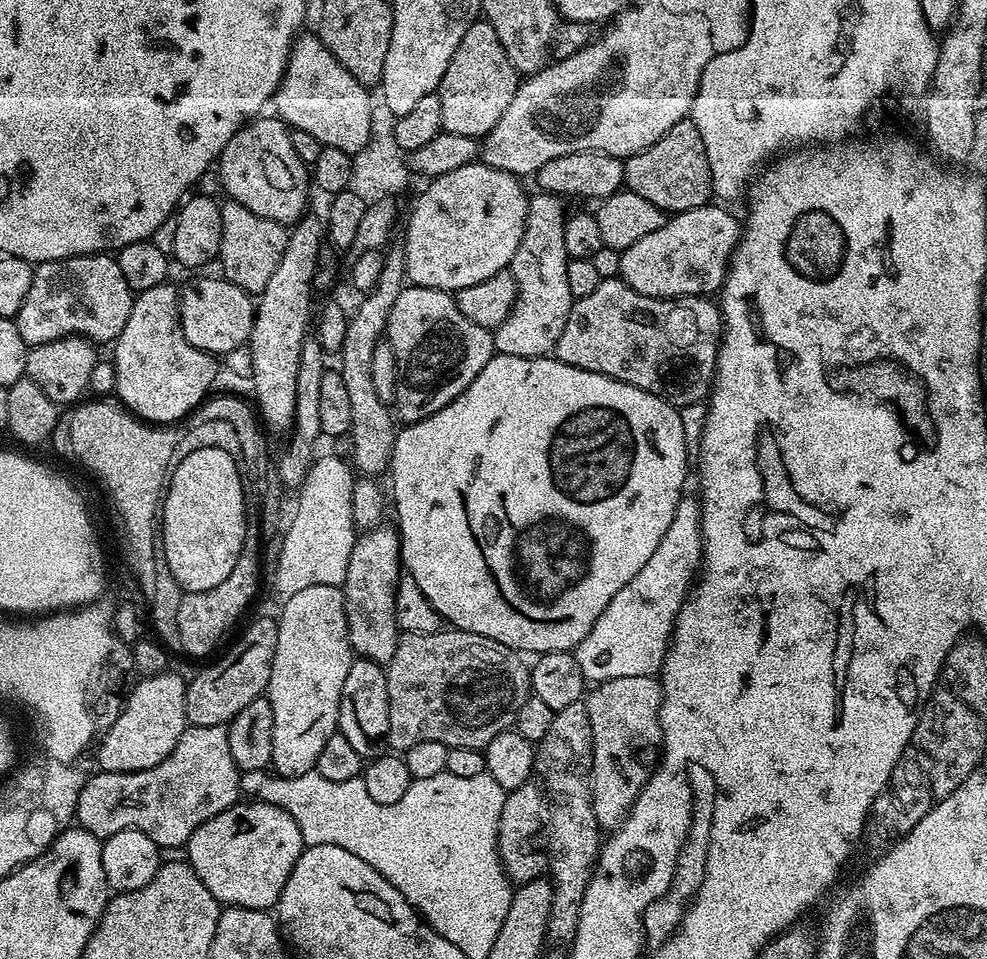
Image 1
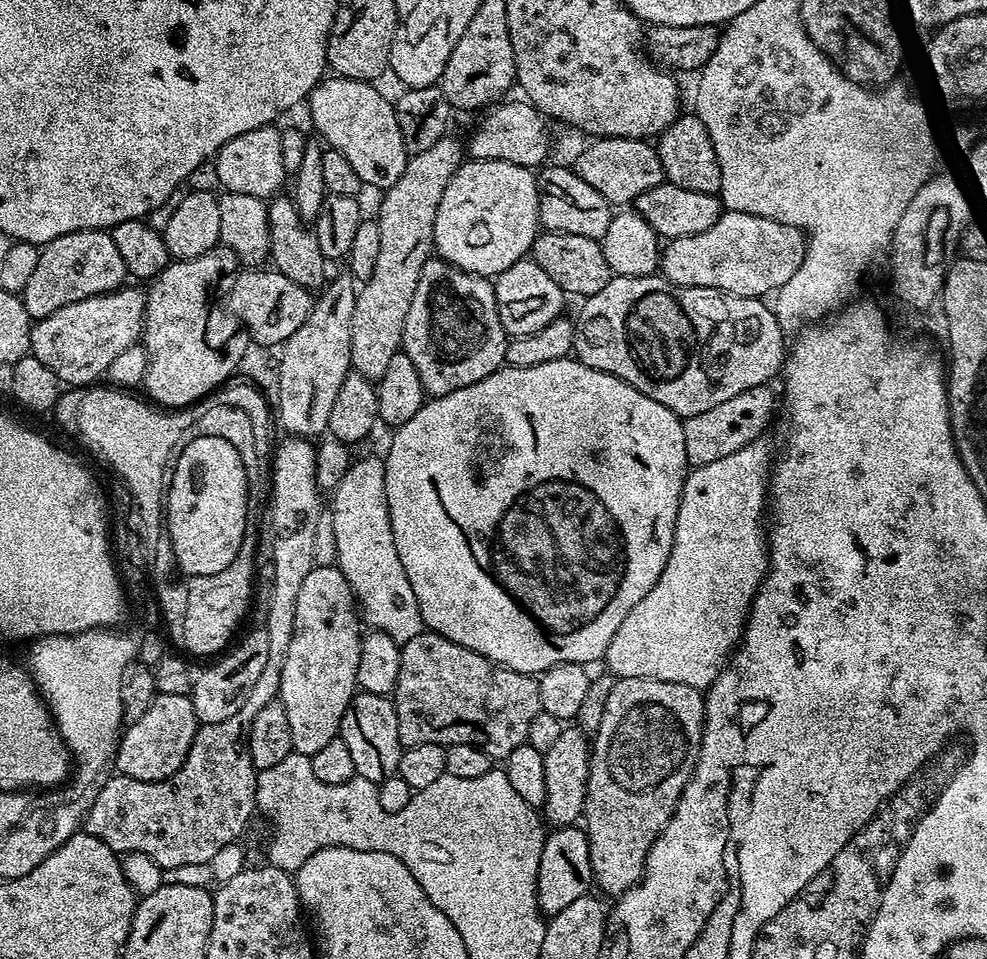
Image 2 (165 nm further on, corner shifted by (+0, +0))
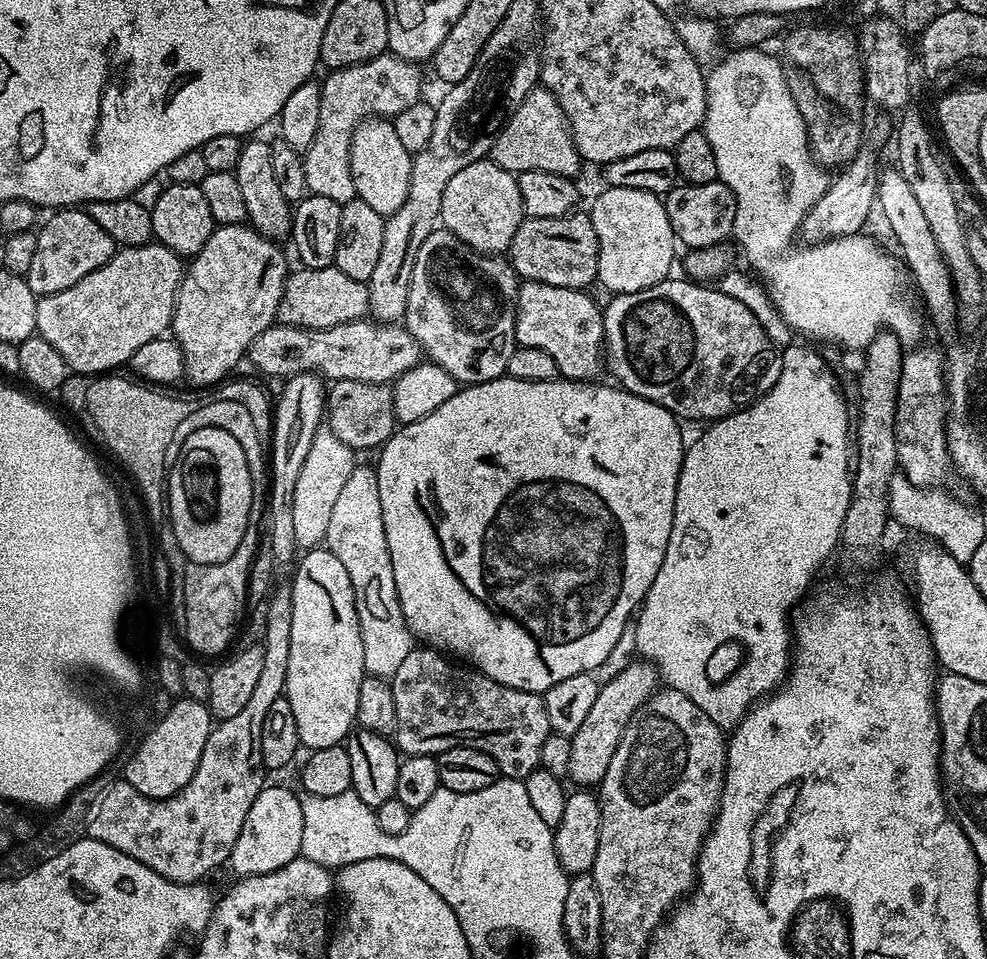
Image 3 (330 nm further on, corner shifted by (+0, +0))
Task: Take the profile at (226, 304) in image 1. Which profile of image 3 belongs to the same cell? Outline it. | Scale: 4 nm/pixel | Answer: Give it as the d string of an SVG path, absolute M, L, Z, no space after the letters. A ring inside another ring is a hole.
M335 266L331 268L306 268L297 267L289 275L286 286L284 287L284 297L280 303L279 323L289 324L292 328L329 328L345 324L351 320L363 320L369 315L368 307L368 286L365 281L349 278L347 274L342 274Z

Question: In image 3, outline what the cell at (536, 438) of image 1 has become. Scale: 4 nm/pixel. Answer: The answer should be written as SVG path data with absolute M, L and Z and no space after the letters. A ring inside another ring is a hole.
M505 374L499 376L497 380L461 387L454 394L454 398L442 402L442 406L438 406L438 410L434 410L434 414L426 414L426 418L418 418L418 422L410 422L397 427L396 431L392 433L392 437L379 449L380 461L375 461L374 464L378 478L378 498L382 502L382 522L386 526L386 546L390 550L390 562L394 566L394 586L398 590L398 602L402 606L402 614L406 618L408 629L411 630L413 637L449 657L471 666L475 671L490 677L494 682L518 690L543 694L550 690L550 686L558 686L558 682L562 682L566 678L574 678L574 674L595 673L602 666L602 662L606 662L606 654L610 654L614 642L618 642L618 638L622 638L634 613L644 603L644 595L650 590L650 586L662 566L662 558L666 554L666 542L670 542L670 530L674 522L674 498L680 477L680 467L686 451L686 439L684 440L683 434L680 433L681 421L673 416L670 410L666 410L646 398L635 396L633 392L625 392L623 388L613 386L611 383L608 383L609 385L600 383L563 378L550 382L526 382Z

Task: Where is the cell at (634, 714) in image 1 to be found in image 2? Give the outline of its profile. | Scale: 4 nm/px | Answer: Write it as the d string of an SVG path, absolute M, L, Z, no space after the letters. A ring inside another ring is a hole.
M626 678L617 679L610 690L610 698L606 698L605 709L602 710L602 720L598 730L591 741L592 761L590 762L590 774L588 775L588 789L586 790L586 802L584 803L583 827L588 833L588 849L590 850L590 866L595 887L601 888L611 898L619 898L623 892L630 890L639 884L644 875L644 863L650 846L658 837L660 831L666 826L666 822L676 809L682 790L686 786L690 775L690 757L694 758L700 752L700 735L704 732L704 699L701 689L691 688L682 682L658 682L650 678Z

